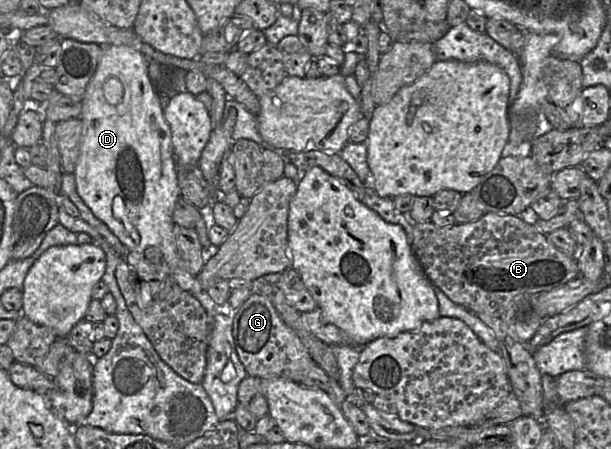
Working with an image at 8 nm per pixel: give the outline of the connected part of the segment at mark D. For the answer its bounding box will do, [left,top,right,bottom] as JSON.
[74,46,207,299]

